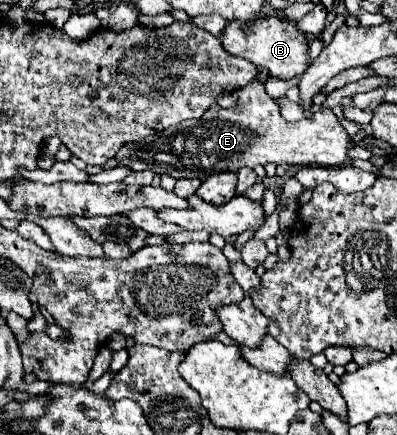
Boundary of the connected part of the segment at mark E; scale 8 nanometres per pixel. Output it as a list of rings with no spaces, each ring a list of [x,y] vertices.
[[[259,80],[249,82],[245,88],[239,88],[239,102],[235,108],[221,108],[213,104],[199,120],[181,122],[173,128],[161,132],[161,136],[149,136],[149,140],[141,140],[139,144],[127,144],[119,150],[117,158],[111,158],[103,168],[113,166],[129,166],[133,170],[151,170],[153,174],[171,174],[175,178],[193,178],[213,176],[215,172],[237,172],[241,166],[265,166],[267,162],[289,164],[289,166],[341,166],[347,164],[349,148],[353,148],[353,138],[341,126],[333,110],[319,110],[311,118],[303,118],[297,122],[289,122],[281,116],[279,104],[265,92],[265,86]]]

